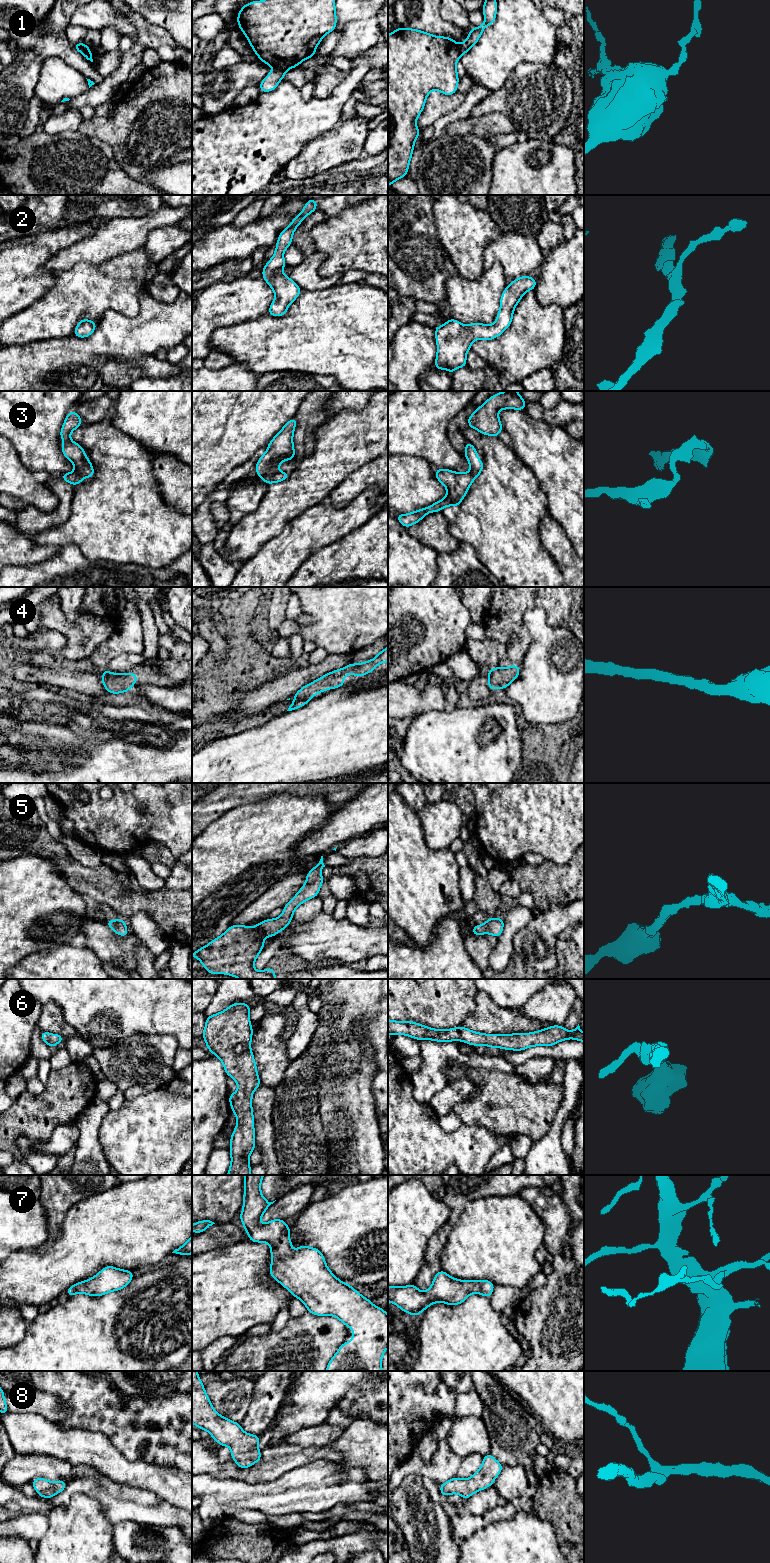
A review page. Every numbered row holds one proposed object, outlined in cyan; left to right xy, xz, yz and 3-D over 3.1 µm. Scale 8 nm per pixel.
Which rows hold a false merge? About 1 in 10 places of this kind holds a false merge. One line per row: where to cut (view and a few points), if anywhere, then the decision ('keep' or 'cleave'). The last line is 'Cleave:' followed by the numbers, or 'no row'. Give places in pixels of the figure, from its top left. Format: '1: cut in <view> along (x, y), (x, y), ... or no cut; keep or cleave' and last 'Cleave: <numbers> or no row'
1: cut in xz along (275, 68), (284, 71); cleave
2: no cut; keep
3: no cut; keep
4: no cut; keep
5: no cut; keep
6: no cut; keep
7: no cut; keep
8: no cut; keep
Cleave: 1

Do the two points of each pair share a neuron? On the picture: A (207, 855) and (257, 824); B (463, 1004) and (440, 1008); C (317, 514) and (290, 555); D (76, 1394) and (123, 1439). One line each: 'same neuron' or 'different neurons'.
A: same neuron
B: same neuron
C: same neuron
D: same neuron

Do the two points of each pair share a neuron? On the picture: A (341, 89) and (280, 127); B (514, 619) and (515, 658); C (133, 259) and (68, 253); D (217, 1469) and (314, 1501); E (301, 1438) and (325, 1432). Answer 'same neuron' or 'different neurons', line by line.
A: same neuron
B: same neuron
C: different neurons
D: different neurons
E: same neuron

